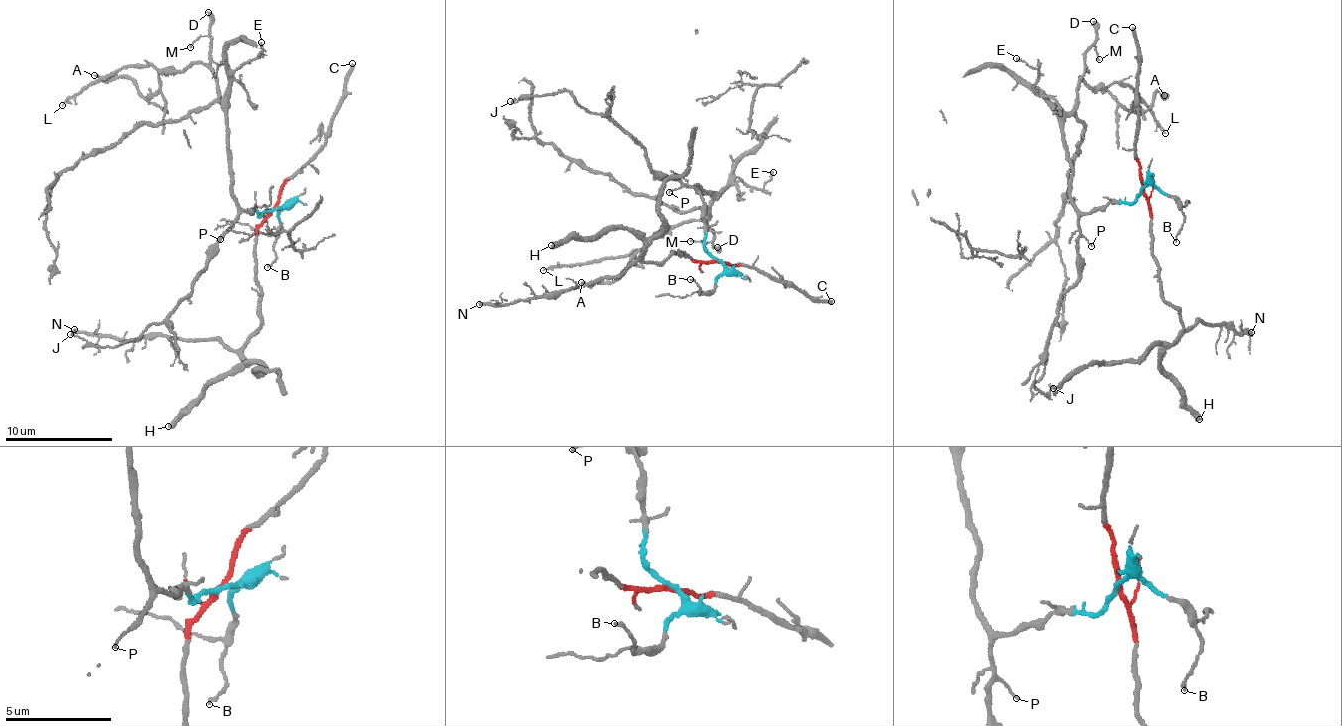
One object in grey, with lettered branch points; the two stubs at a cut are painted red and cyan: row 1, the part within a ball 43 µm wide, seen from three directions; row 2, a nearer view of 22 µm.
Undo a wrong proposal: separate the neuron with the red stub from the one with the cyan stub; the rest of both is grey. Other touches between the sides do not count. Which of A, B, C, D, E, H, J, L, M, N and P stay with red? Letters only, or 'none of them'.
C, H, N

